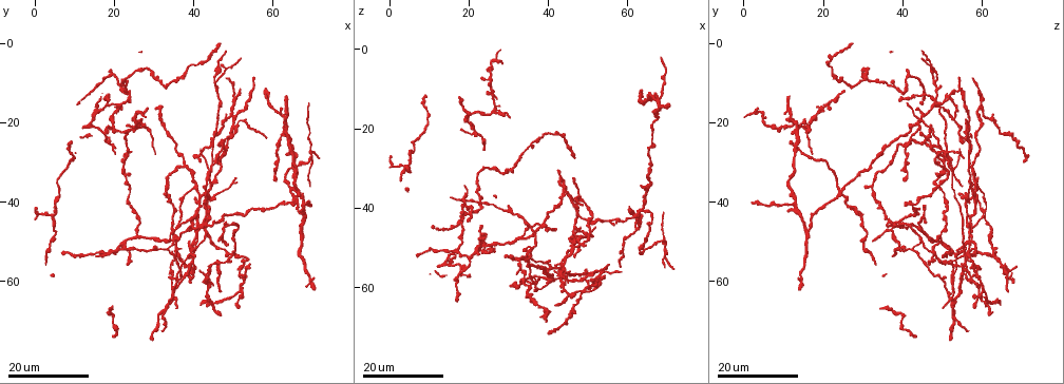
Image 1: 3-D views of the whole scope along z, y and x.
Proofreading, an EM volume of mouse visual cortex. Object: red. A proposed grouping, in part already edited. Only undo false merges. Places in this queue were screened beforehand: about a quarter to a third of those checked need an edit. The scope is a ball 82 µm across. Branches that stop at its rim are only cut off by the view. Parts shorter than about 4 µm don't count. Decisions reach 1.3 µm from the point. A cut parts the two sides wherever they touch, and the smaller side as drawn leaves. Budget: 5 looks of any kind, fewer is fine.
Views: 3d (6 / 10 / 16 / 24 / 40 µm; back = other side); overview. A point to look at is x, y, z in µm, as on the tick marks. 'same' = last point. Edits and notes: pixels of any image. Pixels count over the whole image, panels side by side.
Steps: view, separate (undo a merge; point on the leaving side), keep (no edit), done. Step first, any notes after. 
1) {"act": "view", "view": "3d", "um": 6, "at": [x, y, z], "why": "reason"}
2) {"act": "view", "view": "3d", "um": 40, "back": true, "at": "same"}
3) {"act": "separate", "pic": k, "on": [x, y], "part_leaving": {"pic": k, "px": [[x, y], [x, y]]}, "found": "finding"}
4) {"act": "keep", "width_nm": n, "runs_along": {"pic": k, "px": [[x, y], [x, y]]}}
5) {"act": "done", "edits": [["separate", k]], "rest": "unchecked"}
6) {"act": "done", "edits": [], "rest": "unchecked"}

{"act": "view", "view": "3d", "um": 24, "at": [70.0, 26.5, 50.0], "why": "three arms meet"}

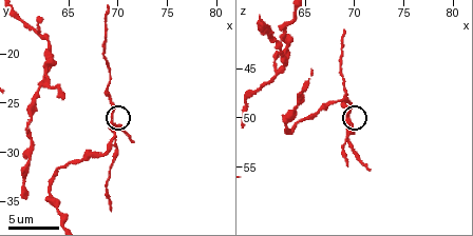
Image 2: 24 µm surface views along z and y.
{"act": "view", "view": "3d", "um": 10, "at": [69.2, 27.0, 50.0], "why": "closer look"}

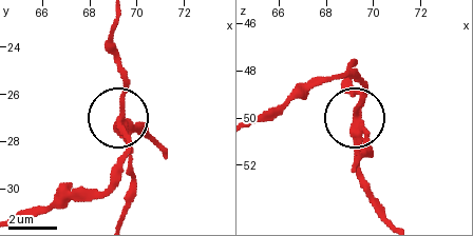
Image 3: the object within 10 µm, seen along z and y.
{"act": "separate", "pic": 3, "on": [120, 95], "arms": 3, "found": "a second neuron is stuck on"}

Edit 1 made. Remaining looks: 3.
{"act": "view", "view": "3d", "um": 24, "at": [26.5, 20.5, 14.5], "why": "four or more arms meet"}

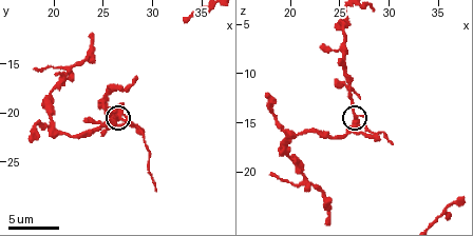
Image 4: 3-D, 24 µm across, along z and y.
{"act": "view", "view": "3d", "um": 6, "at": [27.0, 19.8, 15.0]}

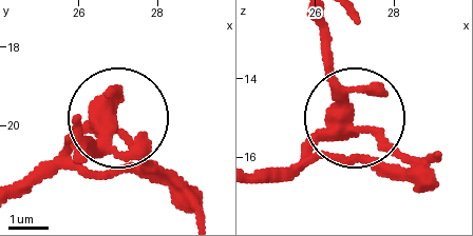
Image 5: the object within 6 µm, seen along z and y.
{"act": "keep", "arms": 4, "runs_along": {"pic": 5, "px": [[17, 188], [115, 121], [185, 201]]}, "found": "continuous, no second neuron"}

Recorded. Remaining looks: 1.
{"act": "done", "edits": [["separate", 3]], "rest": "unchecked"}

